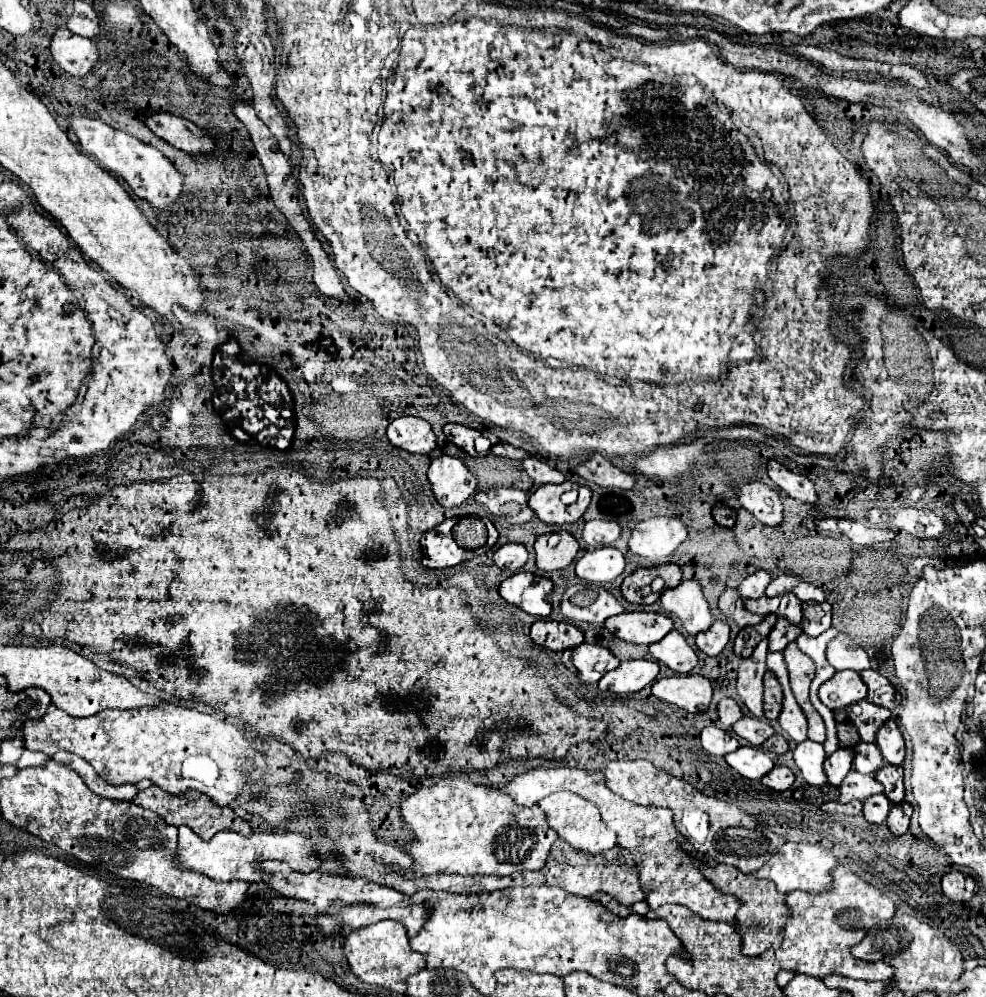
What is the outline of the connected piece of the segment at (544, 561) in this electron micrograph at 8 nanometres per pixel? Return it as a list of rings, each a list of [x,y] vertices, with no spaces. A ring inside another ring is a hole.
[[[561,531],[561,533],[547,533],[537,537],[535,541],[535,563],[541,571],[557,571],[557,569],[565,569],[577,555],[579,543],[575,541],[573,535]],[[551,539],[557,539],[557,543],[553,545]]]

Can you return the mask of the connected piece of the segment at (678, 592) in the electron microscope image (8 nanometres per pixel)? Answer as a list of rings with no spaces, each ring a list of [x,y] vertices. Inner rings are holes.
[[[681,581],[675,589],[663,591],[659,603],[661,611],[671,617],[677,617],[689,635],[707,631],[707,627],[713,625],[709,605],[697,581]]]

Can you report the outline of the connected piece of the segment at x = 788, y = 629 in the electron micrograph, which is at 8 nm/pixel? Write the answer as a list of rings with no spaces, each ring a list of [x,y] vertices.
[[[779,617],[775,627],[771,629],[771,633],[767,635],[767,643],[769,643],[769,651],[783,651],[791,641],[795,641],[799,635],[803,633],[801,625],[791,625],[787,623],[787,619]]]

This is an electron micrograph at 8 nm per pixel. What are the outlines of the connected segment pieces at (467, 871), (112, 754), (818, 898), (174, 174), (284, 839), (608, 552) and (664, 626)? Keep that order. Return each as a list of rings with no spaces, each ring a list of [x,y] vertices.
[[[441,779],[431,787],[415,791],[401,803],[403,825],[411,831],[411,839],[403,843],[403,851],[413,859],[413,867],[403,869],[407,879],[425,877],[431,873],[463,873],[463,875],[511,875],[515,871],[533,871],[545,867],[547,853],[557,839],[555,829],[545,821],[539,805],[521,807],[507,793],[485,785],[467,783],[461,779]]]
[[[175,703],[129,711],[105,709],[83,719],[55,709],[39,719],[27,719],[23,739],[27,749],[43,751],[49,757],[57,749],[83,757],[107,783],[121,785],[151,779],[153,785],[169,793],[195,789],[209,795],[217,805],[229,805],[245,785],[263,779],[267,773],[263,753],[249,745],[235,725]]]
[[[839,865],[831,871],[831,889],[823,891],[823,893],[807,893],[807,891],[791,891],[787,893],[787,907],[791,909],[791,917],[785,923],[785,939],[781,943],[781,947],[775,951],[777,961],[781,965],[781,969],[789,969],[793,973],[805,973],[811,977],[821,979],[823,975],[829,973],[837,973],[837,975],[845,975],[845,977],[853,977],[853,979],[865,979],[865,981],[887,981],[893,975],[893,967],[887,963],[863,963],[861,959],[855,959],[849,953],[849,947],[853,947],[855,943],[859,943],[865,933],[869,931],[871,925],[875,925],[881,919],[891,919],[895,915],[895,905],[889,897],[885,897],[879,889],[875,889],[873,885],[865,883],[859,875],[855,875],[851,869]]]
[[[71,115],[71,129],[75,131],[77,139],[81,141],[83,153],[97,159],[97,163],[101,163],[103,169],[117,173],[117,177],[123,179],[139,199],[149,201],[151,207],[163,209],[163,207],[169,207],[171,203],[175,203],[175,199],[179,199],[179,193],[183,187],[183,177],[173,167],[173,163],[155,147],[135,139],[129,133],[115,131],[113,127],[105,125],[103,121],[83,117],[83,115],[77,115],[77,117]]]
[[[185,825],[179,827],[179,845],[175,851],[175,861],[177,867],[183,871],[195,871],[207,875],[213,881],[243,879],[243,881],[259,883],[263,873],[261,869],[253,867],[253,861],[263,861],[263,859],[285,861],[293,871],[301,871],[301,873],[319,869],[319,859],[315,857],[313,843],[299,833],[253,833],[251,837],[243,837],[235,831],[223,831],[217,833],[211,841],[203,841],[189,827]]]
[[[601,547],[587,551],[575,565],[577,577],[589,583],[611,583],[615,581],[625,569],[625,557],[615,547]]]
[[[631,611],[621,613],[605,621],[605,629],[627,643],[637,645],[651,645],[661,641],[671,629],[673,621],[661,613],[645,613],[645,611]]]

